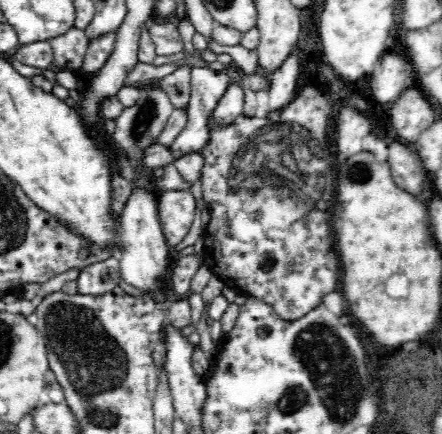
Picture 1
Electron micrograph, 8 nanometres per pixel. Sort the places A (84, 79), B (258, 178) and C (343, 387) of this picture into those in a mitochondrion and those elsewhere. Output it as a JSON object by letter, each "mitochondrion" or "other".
{"A":"other","B":"mitochondrion","C":"mitochondrion"}

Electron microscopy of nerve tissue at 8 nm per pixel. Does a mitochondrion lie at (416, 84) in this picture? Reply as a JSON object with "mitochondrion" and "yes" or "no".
{"mitochondrion":"no"}

